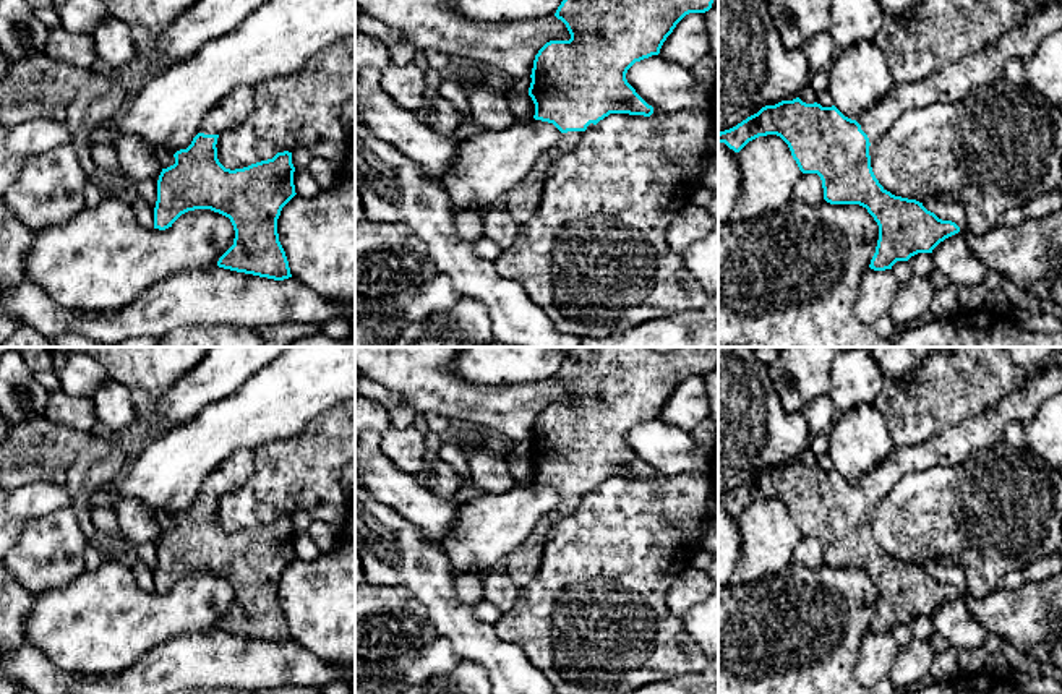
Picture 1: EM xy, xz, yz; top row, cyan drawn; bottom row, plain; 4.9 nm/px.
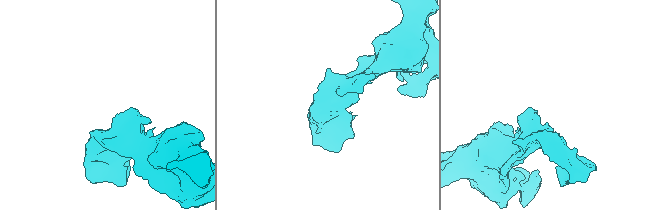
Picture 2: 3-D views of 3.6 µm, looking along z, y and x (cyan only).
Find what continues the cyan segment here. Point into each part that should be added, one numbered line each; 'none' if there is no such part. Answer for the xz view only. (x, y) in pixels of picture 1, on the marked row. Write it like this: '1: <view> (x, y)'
1: xz (522, 201)

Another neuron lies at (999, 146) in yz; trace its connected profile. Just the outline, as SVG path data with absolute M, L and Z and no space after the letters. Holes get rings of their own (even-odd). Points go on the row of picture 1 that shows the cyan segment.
M1005 76L991 84L973 88L963 99L939 102L903 114L869 146L871 167L884 186L895 196L937 199L940 193L953 193L963 206L966 227L978 235L999 225L1010 208L1023 208L1030 199L1060 190L1062 186L1062 114L1030 84L1012 84Z

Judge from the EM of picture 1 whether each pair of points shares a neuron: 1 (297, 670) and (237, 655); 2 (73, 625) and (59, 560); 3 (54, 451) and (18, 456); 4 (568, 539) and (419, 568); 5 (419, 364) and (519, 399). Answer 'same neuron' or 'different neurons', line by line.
1: same neuron
2: different neurons
3: same neuron
4: different neurons
5: same neuron

